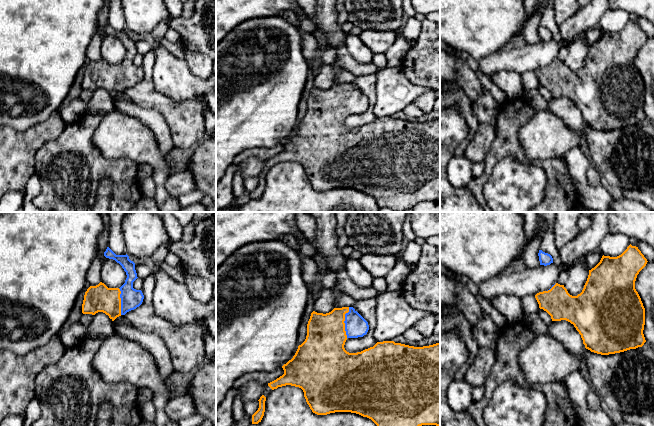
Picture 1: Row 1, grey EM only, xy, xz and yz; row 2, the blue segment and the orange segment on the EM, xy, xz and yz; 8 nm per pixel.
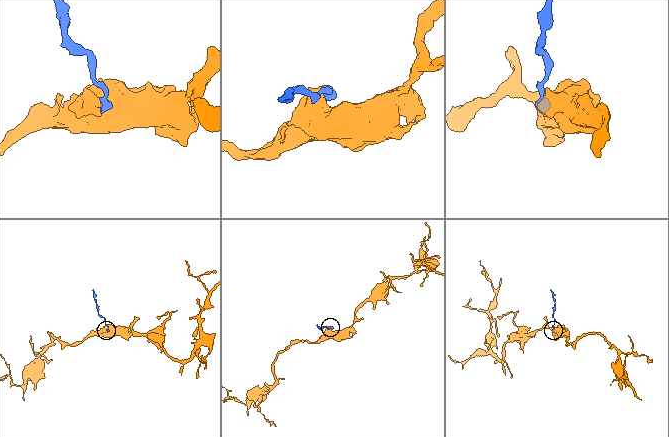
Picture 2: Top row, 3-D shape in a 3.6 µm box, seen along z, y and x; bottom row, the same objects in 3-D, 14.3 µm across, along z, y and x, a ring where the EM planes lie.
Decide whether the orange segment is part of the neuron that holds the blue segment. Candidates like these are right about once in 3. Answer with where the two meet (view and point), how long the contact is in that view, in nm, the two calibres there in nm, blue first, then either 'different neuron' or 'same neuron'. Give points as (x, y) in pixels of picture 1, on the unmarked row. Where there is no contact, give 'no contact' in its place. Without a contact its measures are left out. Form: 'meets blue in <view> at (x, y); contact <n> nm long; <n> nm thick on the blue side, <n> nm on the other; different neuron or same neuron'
meets blue in xz at (344, 98); contact 240 nm long; 180 nm thick on the blue side, 320 nm on the other; same neuron

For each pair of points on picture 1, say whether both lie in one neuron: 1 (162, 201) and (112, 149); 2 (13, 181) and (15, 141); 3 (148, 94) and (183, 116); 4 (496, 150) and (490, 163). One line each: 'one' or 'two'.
1: one
2: one
3: one
4: one

